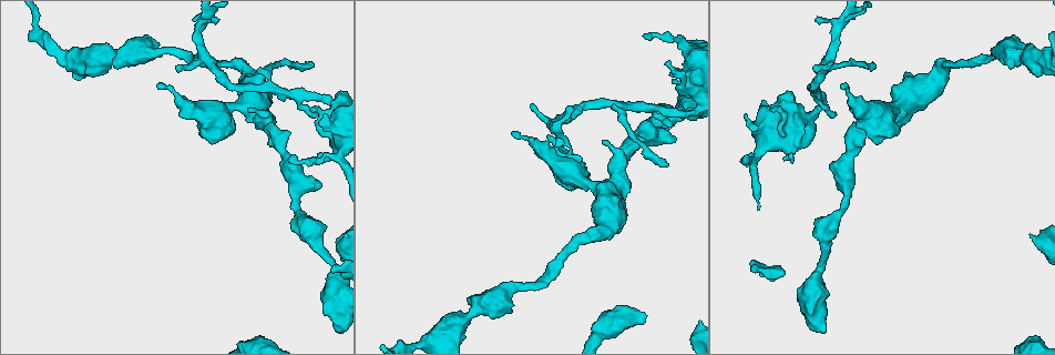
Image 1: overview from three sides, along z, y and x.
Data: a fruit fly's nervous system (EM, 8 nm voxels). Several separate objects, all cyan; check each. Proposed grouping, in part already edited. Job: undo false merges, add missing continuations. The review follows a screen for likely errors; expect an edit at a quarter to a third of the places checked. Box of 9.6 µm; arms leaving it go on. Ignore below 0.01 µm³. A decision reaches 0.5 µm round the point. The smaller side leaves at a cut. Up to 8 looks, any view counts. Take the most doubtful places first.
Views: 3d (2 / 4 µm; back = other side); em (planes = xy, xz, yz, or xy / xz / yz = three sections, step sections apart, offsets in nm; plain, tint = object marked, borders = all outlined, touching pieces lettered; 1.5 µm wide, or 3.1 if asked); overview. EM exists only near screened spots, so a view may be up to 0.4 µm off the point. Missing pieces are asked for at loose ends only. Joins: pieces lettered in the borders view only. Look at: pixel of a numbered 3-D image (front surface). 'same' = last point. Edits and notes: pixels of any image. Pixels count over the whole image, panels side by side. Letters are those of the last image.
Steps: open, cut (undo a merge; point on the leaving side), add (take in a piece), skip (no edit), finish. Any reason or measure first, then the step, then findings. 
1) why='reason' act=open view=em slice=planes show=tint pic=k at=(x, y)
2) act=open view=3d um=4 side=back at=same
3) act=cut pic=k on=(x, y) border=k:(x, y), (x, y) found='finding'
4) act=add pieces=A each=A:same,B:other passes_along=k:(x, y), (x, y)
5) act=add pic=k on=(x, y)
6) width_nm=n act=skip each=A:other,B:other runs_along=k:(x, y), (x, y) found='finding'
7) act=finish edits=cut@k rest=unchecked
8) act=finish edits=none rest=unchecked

act=open view=em slice=xz step=4 show=tint pic=1 at=(331, 271)

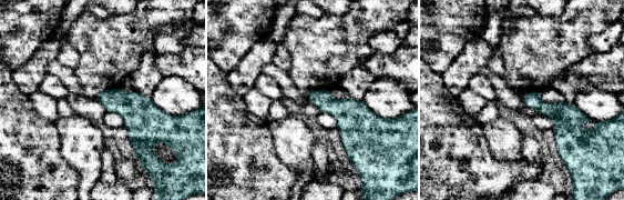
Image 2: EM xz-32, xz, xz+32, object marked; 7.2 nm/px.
act=open view=em slice=xz step=4 show=borders at=same

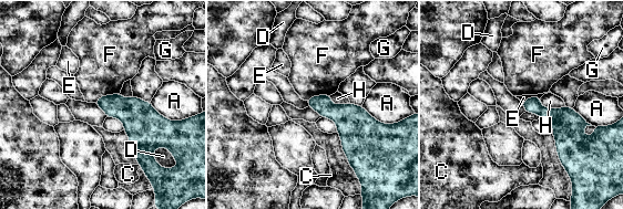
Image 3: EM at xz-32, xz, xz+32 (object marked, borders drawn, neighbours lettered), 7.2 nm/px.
longest_contact=A:240nm act=skip each=A:other,C:other,D:other,E:other,F:other,G:other,H:other border=3:(540, 96), (530, 96), (521, 102) found='none of them fits'

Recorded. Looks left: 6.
why='free end' act=open view=em slice=planes show=borders pic=1 at=(679, 34)

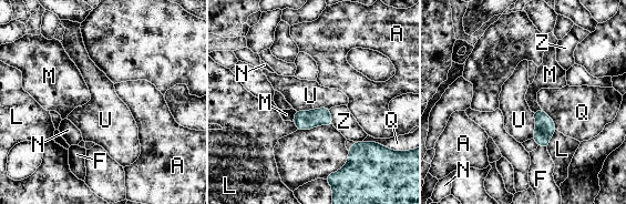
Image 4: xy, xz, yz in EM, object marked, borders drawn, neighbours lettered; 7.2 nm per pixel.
longest_contact=Q:260nm act=skip each=A:other,F:other,L:other,M:other,N:other,Q:other,U:other,Z:other found='none of them fits'

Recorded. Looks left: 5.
why='tapers out' act=open view=em slice=xz step=8 show=tint pic=1 at=(672, 123)

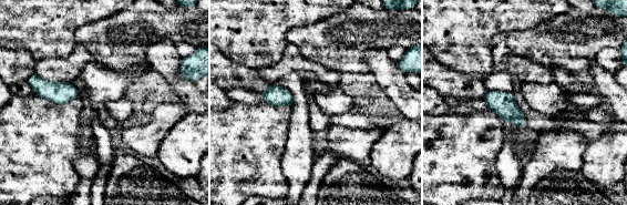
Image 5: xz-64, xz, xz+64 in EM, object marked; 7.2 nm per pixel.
why='cut it another way' act=open view=em slice=planes show=borders at=same

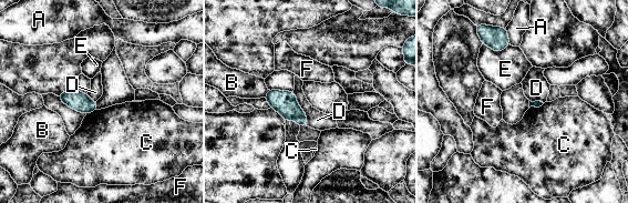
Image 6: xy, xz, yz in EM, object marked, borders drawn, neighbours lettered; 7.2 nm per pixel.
longest_contact=D:260nm act=skip each=A:other,B:other,C:other,D:other,E:other,F:other found='no lettered piece goes on from it'

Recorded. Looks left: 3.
why='tapers out' act=open view=em um=3.1 slice=planes show=borders pic=1 at=(313, 64)

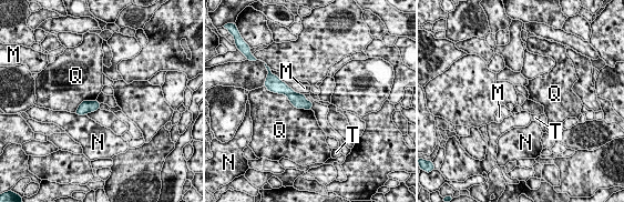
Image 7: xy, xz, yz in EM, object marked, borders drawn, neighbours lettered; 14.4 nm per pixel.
width_nm=190 act=skip each=M:other,N:other,Q:other,T:other found='none of them fits'

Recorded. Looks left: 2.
act=finish edits=none rest=unchecked

